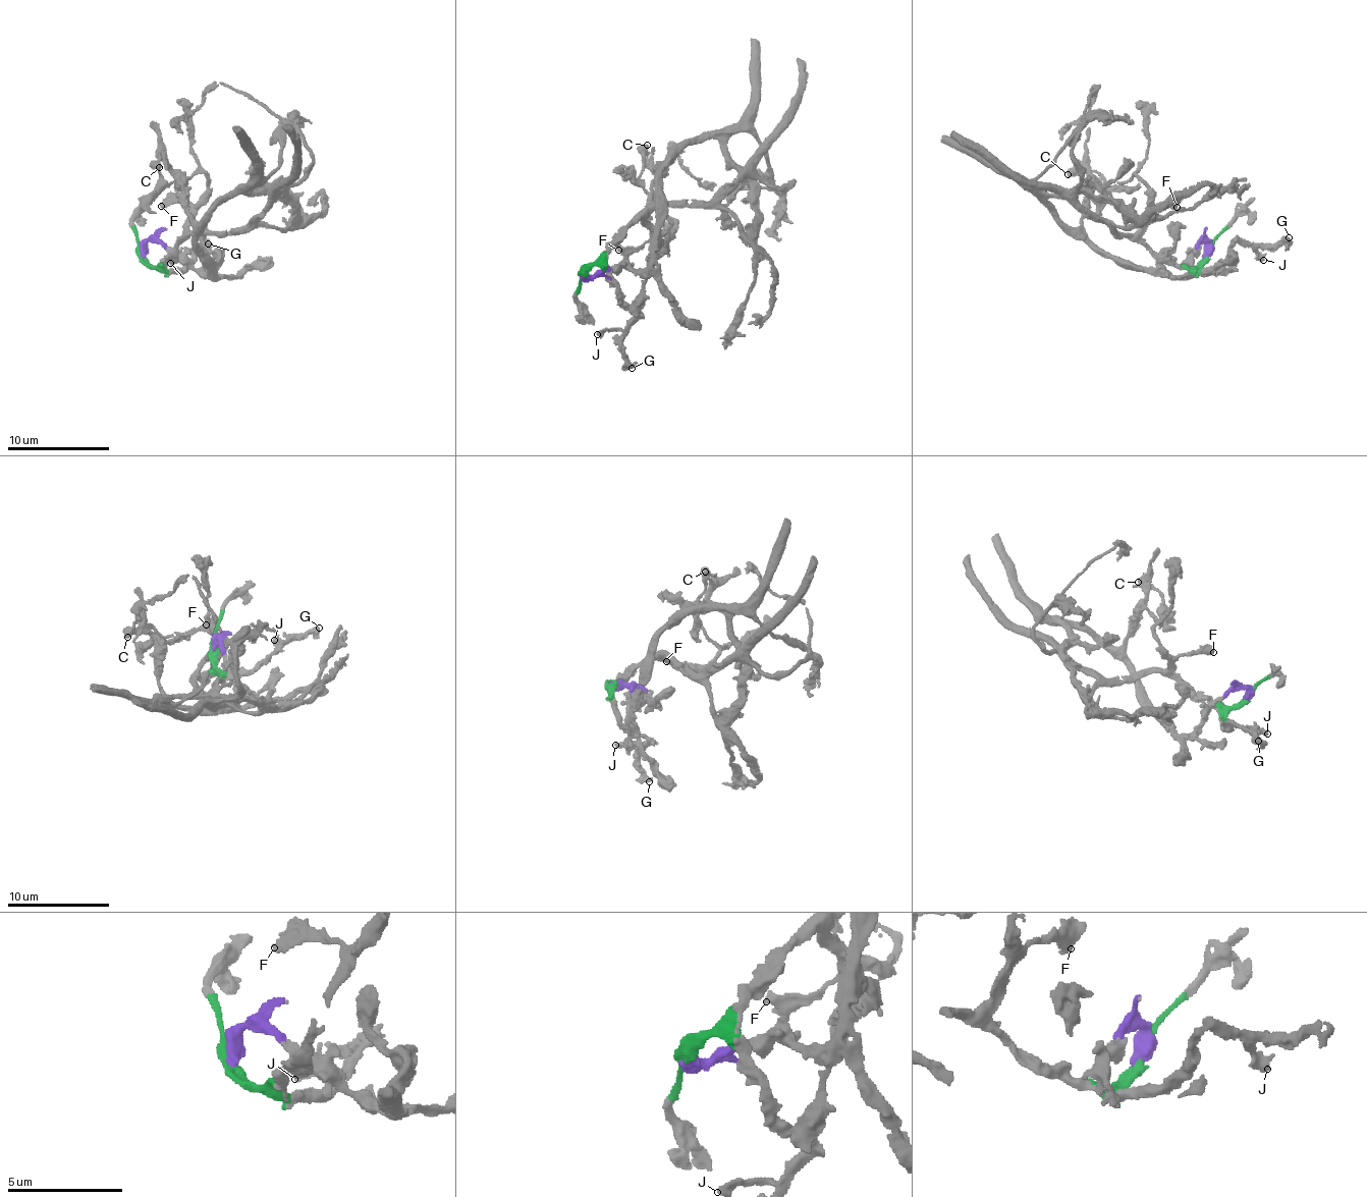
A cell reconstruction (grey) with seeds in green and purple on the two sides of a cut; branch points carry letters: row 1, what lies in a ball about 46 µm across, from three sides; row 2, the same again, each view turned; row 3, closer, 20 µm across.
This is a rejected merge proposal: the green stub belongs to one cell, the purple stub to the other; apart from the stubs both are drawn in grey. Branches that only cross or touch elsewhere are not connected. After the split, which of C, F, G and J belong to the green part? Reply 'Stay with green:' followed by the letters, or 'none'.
Stay with green: C, F, G, J

